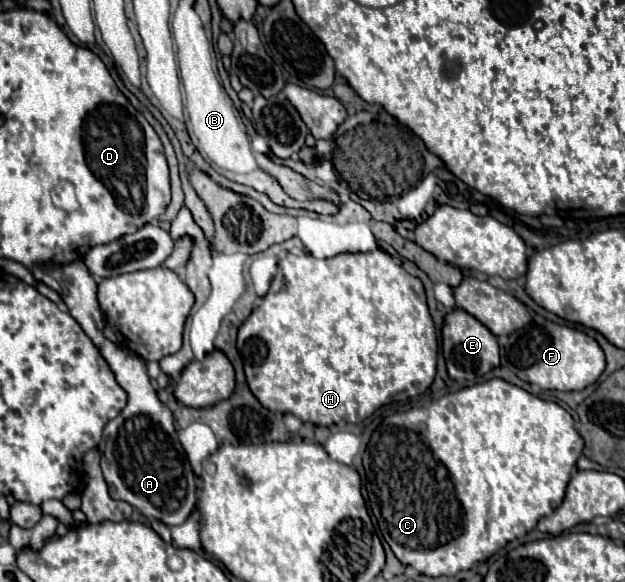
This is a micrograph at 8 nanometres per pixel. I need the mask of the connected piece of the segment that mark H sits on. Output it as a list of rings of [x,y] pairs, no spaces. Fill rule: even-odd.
[[[375,249],[369,253],[339,253],[329,259],[317,259],[309,253],[303,253],[303,255],[287,253],[285,257],[279,259],[277,269],[279,271],[273,277],[267,295],[253,309],[249,319],[239,327],[239,335],[237,335],[237,349],[243,359],[249,389],[253,391],[253,395],[259,399],[259,403],[265,409],[279,411],[279,413],[293,413],[301,421],[311,421],[315,425],[333,425],[339,421],[359,423],[371,413],[375,413],[379,407],[389,403],[393,395],[405,391],[409,397],[415,397],[433,383],[435,367],[437,367],[437,333],[435,333],[435,325],[433,325],[429,307],[425,301],[423,283],[419,281],[419,277],[409,275],[401,265],[393,263],[389,253]]]

